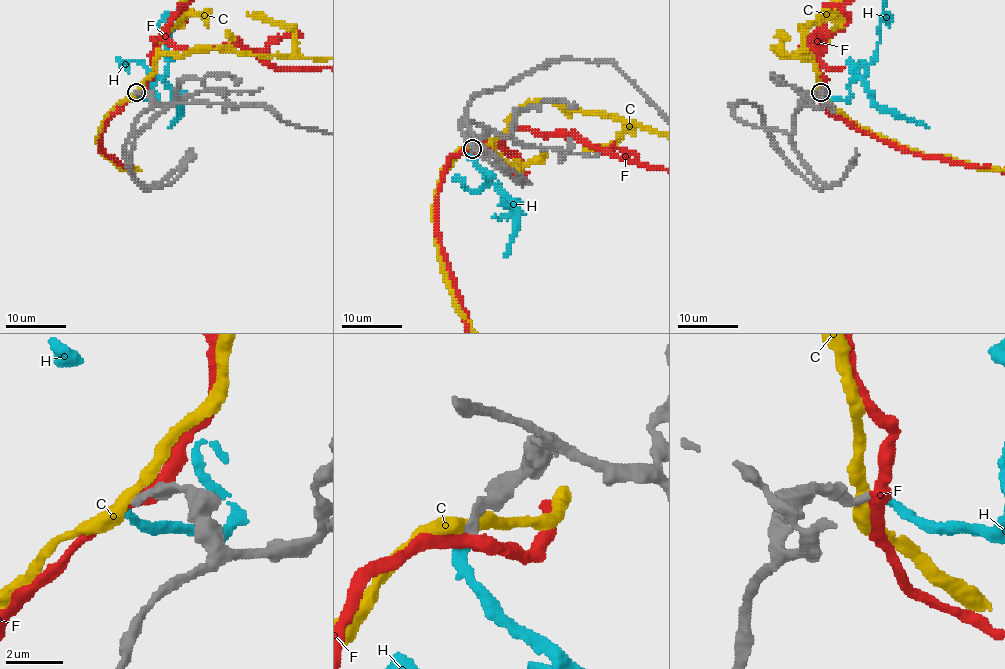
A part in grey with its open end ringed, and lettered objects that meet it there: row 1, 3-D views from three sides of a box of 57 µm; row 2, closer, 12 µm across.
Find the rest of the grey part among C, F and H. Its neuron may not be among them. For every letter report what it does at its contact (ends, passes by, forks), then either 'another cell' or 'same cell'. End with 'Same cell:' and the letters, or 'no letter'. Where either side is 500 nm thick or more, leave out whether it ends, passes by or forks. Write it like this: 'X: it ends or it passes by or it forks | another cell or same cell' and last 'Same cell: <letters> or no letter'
C: it passes by | another cell
F: it passes by | another cell
H: it ends | same cell
Same cell: H

